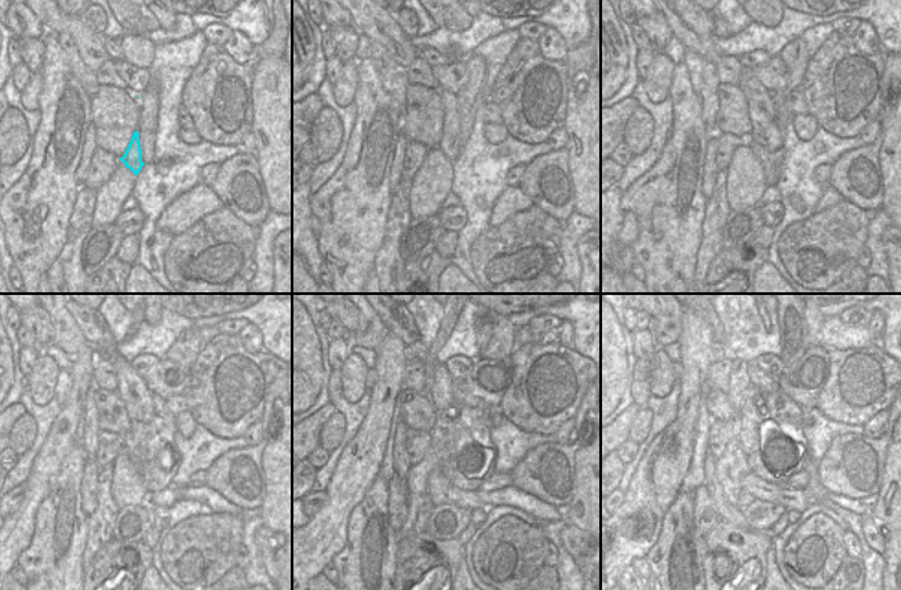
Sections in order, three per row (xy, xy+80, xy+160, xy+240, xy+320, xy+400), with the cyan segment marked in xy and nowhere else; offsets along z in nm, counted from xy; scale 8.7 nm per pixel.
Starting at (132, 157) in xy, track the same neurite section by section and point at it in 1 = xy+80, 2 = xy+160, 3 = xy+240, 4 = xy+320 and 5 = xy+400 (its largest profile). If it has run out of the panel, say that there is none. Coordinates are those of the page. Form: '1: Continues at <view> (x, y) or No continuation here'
1: Continues at xy+80 (449, 144)
2: Continues at xy+160 (761, 106)
3: Continues at xy+240 (131, 388)
4: Continues at xy+320 (438, 382)
5: Continues at xy+400 (714, 321)

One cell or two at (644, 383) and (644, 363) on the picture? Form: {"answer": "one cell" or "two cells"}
{"answer": "one cell"}

